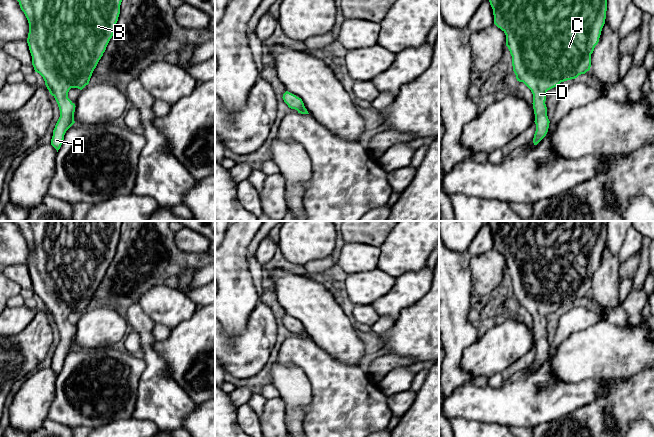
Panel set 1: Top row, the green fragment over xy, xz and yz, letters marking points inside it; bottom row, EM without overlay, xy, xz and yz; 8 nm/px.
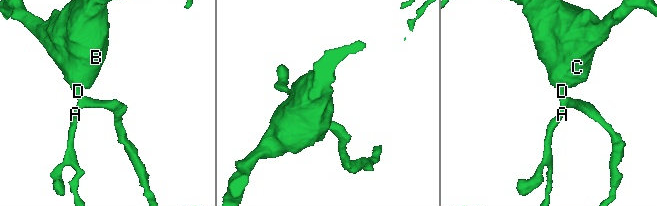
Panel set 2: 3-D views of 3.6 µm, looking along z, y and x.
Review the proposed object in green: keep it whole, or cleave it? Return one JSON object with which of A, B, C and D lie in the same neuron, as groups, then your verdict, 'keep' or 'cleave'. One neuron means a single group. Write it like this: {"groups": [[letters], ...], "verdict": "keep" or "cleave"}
{"groups": [["A", "B", "C", "D"]], "verdict": "keep"}

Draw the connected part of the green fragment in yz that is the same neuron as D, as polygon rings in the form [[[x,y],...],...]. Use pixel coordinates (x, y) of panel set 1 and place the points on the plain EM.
[[[485,221],[490,226],[493,233],[494,248],[500,252],[506,259],[506,270],[512,280],[513,295],[516,303],[523,306],[533,318],[533,333],[535,338],[536,355],[533,362],[534,369],[537,369],[547,358],[549,352],[549,343],[547,340],[547,331],[545,328],[547,315],[556,311],[561,306],[575,303],[581,298],[585,298],[591,291],[591,278],[599,266],[602,252],[605,248],[607,235],[607,221]]]

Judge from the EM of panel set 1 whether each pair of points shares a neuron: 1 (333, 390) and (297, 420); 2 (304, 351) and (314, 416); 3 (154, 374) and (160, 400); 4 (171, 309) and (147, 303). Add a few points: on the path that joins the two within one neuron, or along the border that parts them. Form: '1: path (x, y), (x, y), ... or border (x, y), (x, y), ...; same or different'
1: border (311, 390), (311, 402), (305, 410), (303, 426); different
2: path (318, 367), (320, 369), (320, 400); same
3: path (156, 380), (158, 394); same
4: path (165, 305), (153, 303); same

